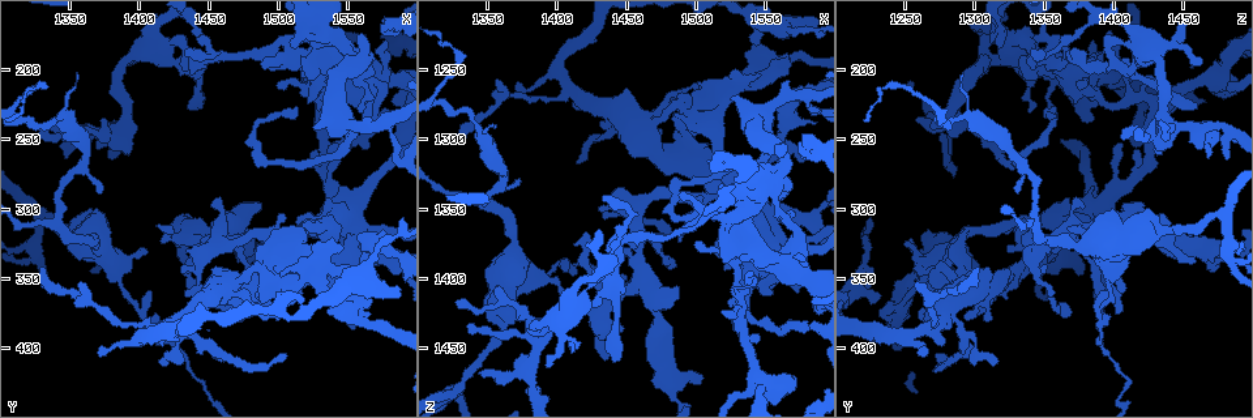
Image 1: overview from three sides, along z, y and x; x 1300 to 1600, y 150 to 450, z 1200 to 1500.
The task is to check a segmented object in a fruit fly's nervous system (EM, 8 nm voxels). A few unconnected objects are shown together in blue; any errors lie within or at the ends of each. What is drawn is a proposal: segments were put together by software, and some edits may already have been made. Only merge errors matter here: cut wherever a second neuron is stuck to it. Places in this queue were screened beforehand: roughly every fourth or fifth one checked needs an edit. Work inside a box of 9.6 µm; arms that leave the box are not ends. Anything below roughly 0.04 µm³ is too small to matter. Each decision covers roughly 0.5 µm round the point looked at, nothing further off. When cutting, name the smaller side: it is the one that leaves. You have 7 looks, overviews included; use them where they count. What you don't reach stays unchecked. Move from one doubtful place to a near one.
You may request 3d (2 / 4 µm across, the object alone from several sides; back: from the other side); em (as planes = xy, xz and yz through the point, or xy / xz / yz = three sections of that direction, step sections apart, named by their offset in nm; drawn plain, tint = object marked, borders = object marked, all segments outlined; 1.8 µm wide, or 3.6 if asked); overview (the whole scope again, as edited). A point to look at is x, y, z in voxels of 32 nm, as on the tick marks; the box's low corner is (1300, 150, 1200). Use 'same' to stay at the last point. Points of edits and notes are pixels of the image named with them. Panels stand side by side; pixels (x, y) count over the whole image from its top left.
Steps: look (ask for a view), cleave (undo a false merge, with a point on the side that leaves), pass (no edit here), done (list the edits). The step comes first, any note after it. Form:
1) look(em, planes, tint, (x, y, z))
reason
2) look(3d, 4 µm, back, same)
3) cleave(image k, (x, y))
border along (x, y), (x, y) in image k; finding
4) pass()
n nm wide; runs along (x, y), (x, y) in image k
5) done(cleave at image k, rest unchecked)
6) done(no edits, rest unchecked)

look(3d, 4 µm, back, (1530, 234, 1428))
a fork

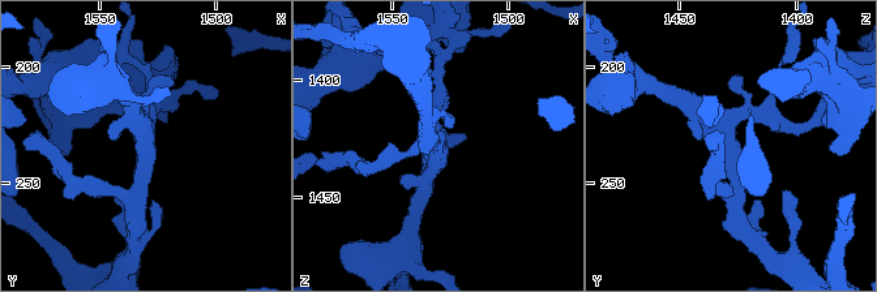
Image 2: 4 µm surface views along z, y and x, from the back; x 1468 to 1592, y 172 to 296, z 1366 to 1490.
look(em, xz, step 8, tint, (1530, 237, 1429))
shape alone is not enough

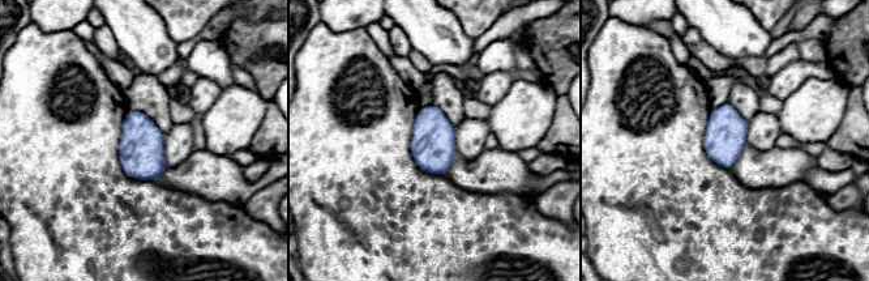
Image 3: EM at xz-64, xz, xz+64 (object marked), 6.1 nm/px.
pass()
one neuron here

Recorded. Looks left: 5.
look(em, 3.6 µm, xy, step 16, tint, (1536, 212, 1380))
four or more arms meet

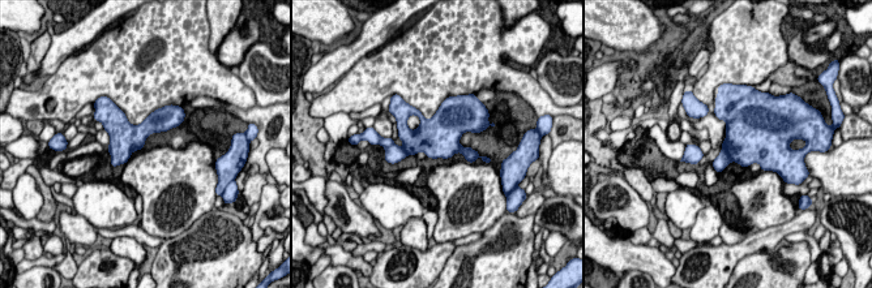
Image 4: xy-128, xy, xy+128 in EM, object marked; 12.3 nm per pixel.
cleave(image 4, (744, 144))
border along (722, 149), (731, 160) in image 4; a second neuron is stuck on

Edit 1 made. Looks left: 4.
look(em, planes, tint, (1380, 242, 1464))
branch point

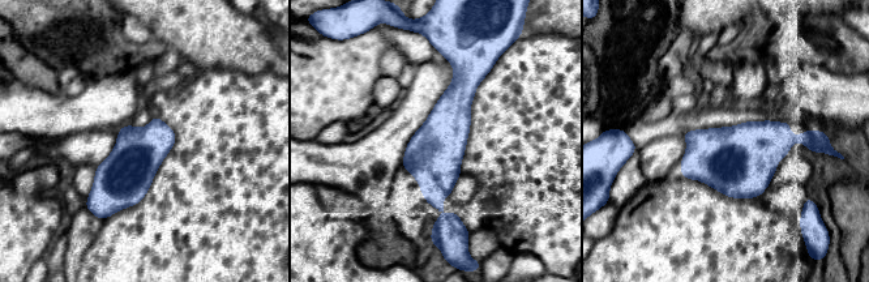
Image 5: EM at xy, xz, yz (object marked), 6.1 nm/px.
pass()
runs along (459, 69), (439, 145), (442, 222) in image 5; continuous, no second neuron

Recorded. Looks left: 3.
done(cleave at image 4, rest unchecked)

